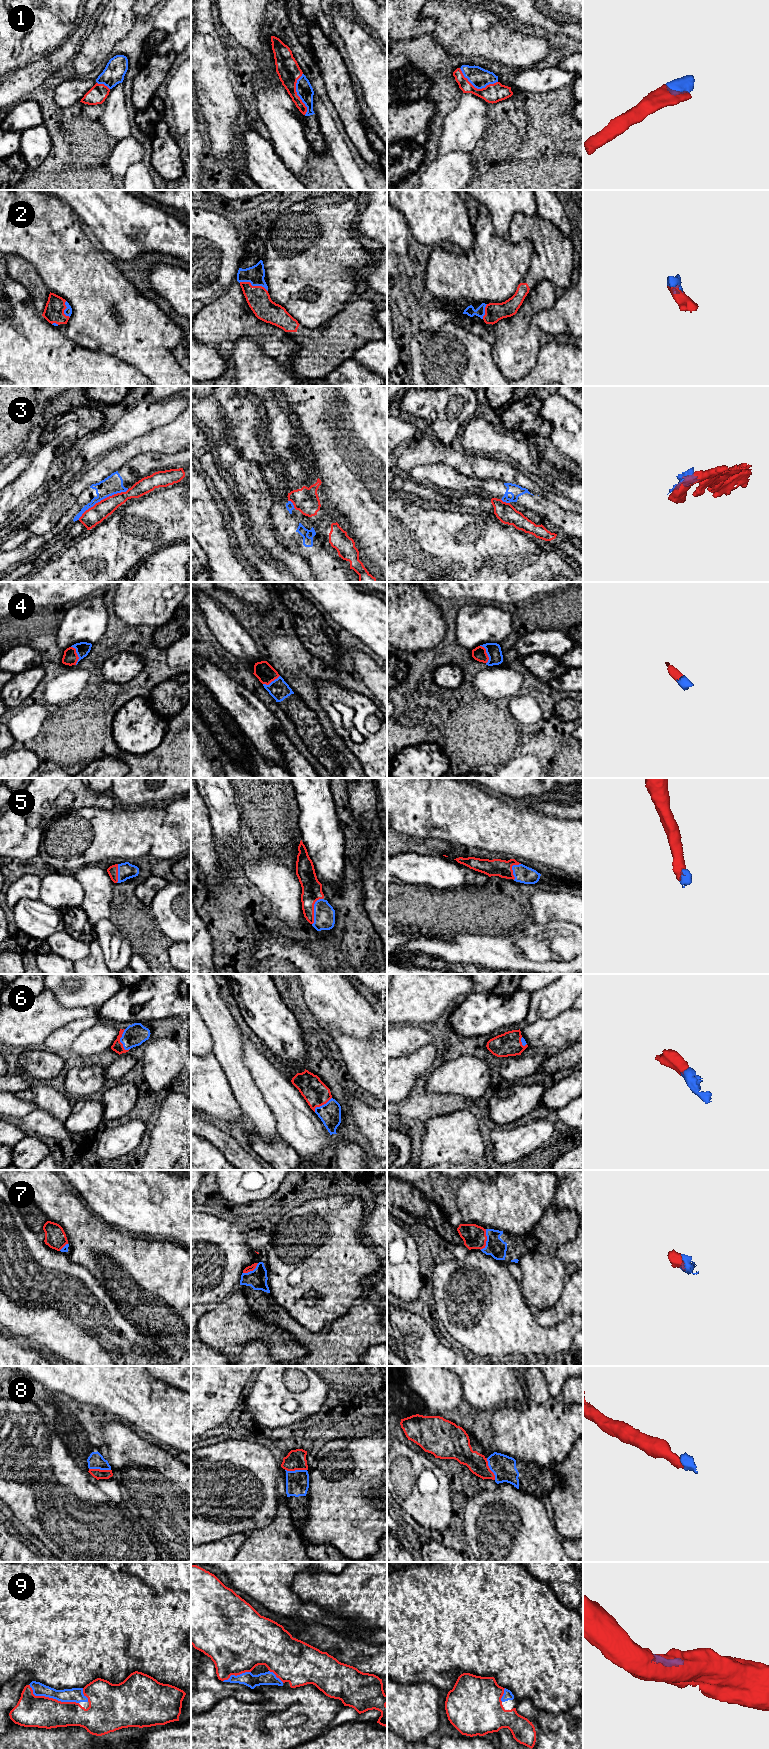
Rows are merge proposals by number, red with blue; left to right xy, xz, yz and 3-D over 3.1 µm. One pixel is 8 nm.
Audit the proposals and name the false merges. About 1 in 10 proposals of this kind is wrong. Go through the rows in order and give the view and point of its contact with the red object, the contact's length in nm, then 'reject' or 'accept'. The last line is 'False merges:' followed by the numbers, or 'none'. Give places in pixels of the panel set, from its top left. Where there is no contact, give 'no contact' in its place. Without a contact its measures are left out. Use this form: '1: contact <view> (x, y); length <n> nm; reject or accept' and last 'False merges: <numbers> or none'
1: contact yz (476, 88); length 340 nm; accept
2: contact xz (253, 286); length 240 nm; accept
3: contact xy (103, 499); length 480 nm; reject
4: contact xy (77, 655); length 160 nm; accept
5: contact xz (313, 910); length 240 nm; accept
6: contact xy (119, 1041); length 180 nm; accept
7: contact yz (486, 1240); length 180 nm; accept
8: contact xy (99, 1469); length 180 nm; accept
9: contact xy (51, 1698); length 420 nm; accept
False merges: 3

